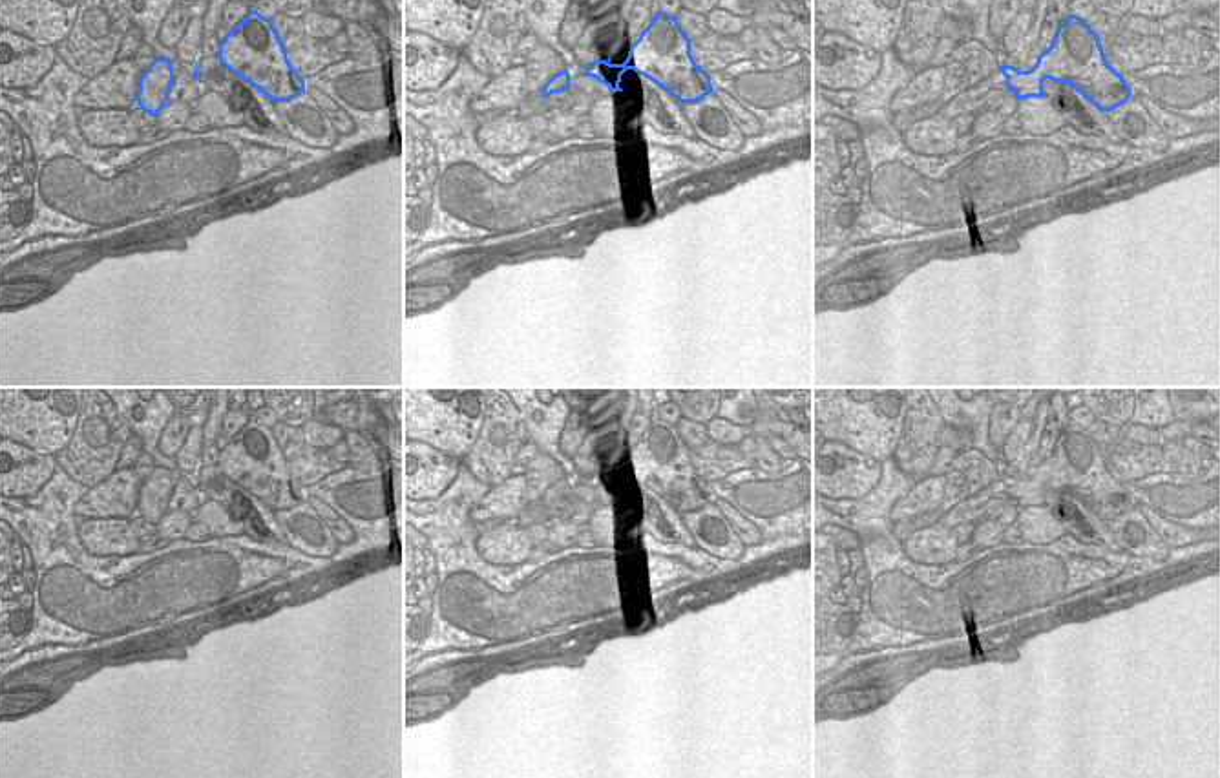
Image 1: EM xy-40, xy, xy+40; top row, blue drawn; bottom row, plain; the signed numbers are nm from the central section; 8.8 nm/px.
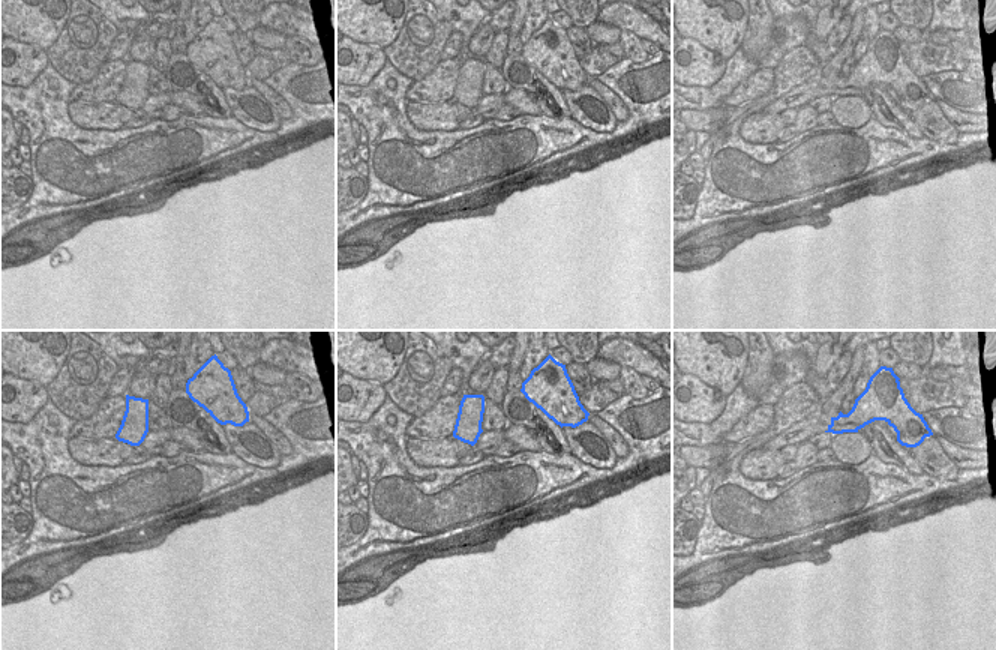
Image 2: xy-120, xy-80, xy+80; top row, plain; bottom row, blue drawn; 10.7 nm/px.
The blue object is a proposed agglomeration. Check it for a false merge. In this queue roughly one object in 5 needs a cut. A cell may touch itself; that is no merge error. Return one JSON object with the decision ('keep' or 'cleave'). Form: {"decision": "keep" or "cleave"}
{"decision": "keep"}

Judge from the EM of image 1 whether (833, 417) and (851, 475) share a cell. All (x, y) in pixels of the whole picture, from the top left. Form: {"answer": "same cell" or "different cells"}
{"answer": "different cells"}

